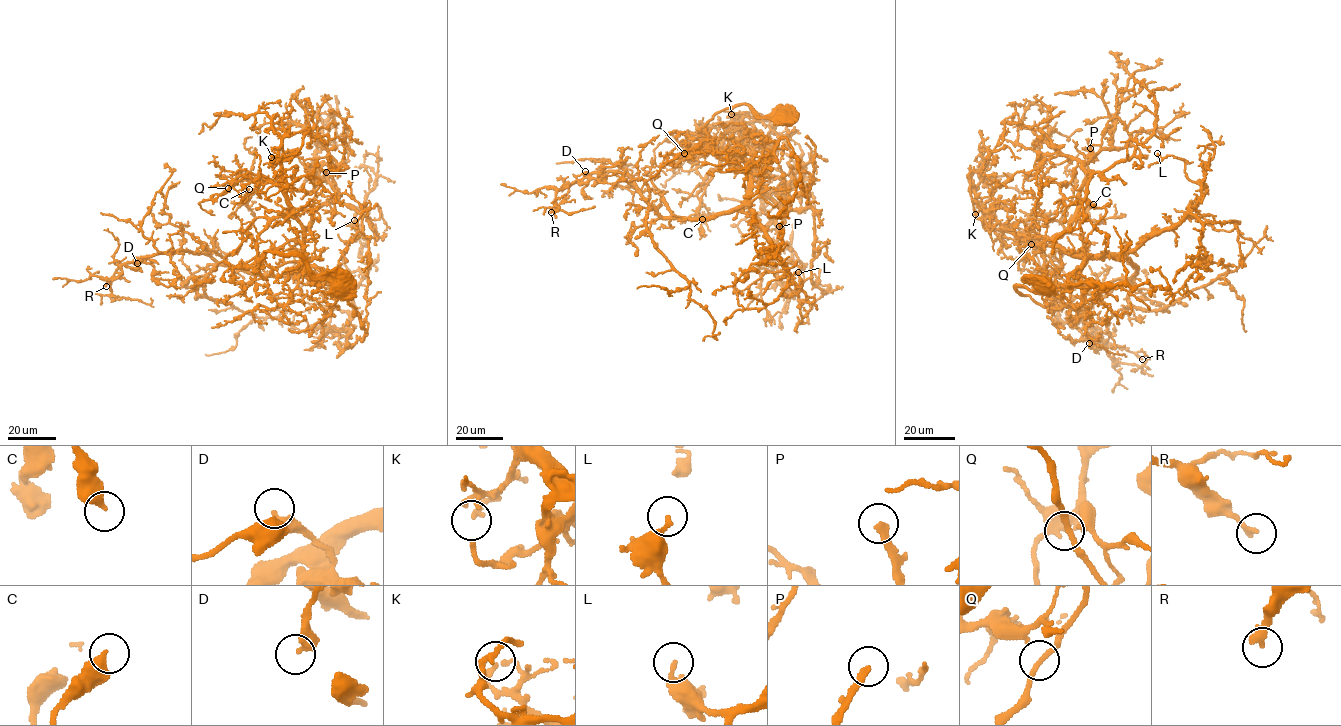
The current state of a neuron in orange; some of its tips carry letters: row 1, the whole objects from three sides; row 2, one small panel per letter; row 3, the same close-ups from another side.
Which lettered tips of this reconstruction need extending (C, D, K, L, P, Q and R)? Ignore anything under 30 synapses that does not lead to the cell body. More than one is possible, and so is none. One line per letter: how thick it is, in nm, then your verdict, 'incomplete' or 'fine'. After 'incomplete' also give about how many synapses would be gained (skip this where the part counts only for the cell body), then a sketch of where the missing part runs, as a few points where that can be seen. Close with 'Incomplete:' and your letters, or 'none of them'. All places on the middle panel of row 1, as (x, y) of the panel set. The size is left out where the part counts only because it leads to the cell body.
C: 360 nm thick; fine
D: 400 nm thick; fine
K: 170 nm thick; fine
L: 280 nm thick; fine
P: 280 nm thick; fine
Q: 190 nm thick; fine
R: 240 nm thick; incomplete; about 40 synapses; missing branch runs (551, 212), (539, 227)
Incomplete: R

